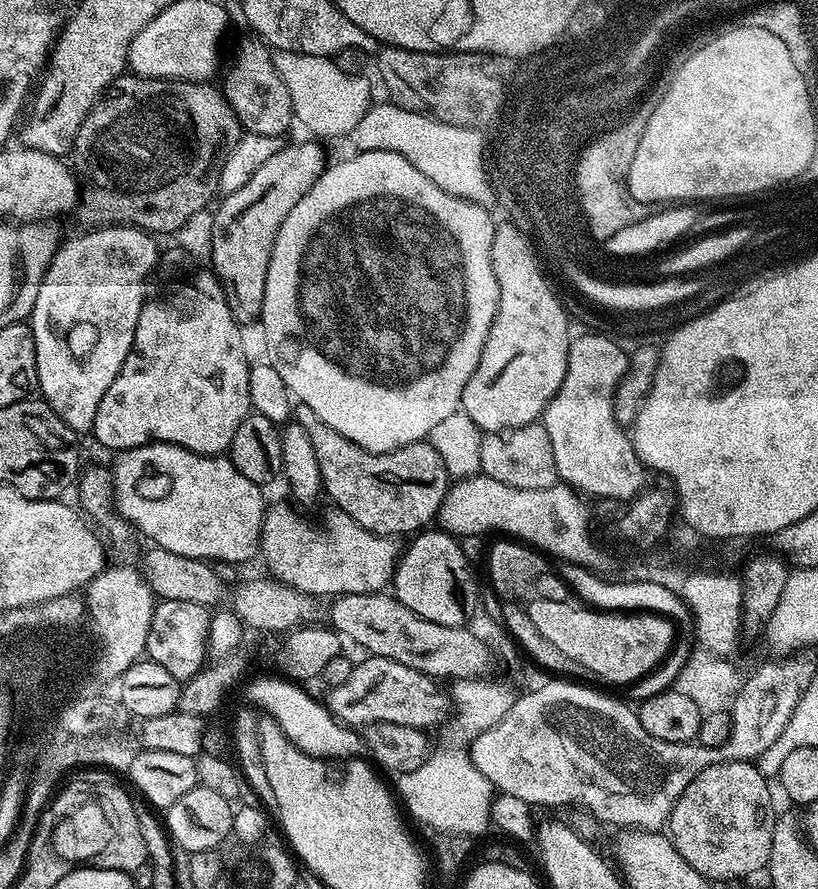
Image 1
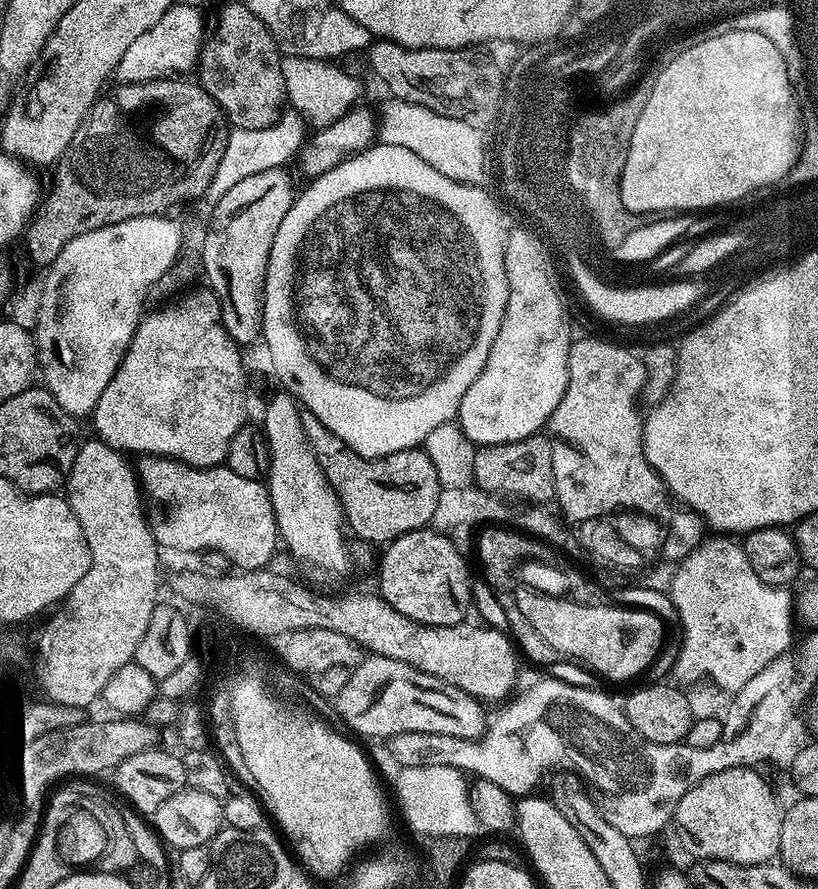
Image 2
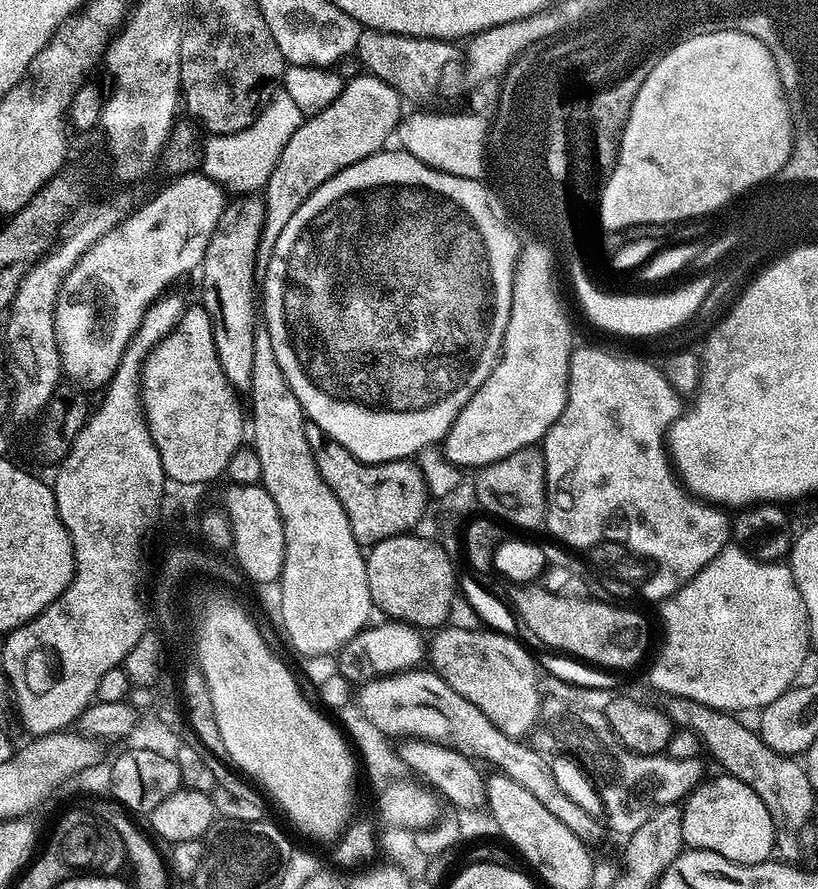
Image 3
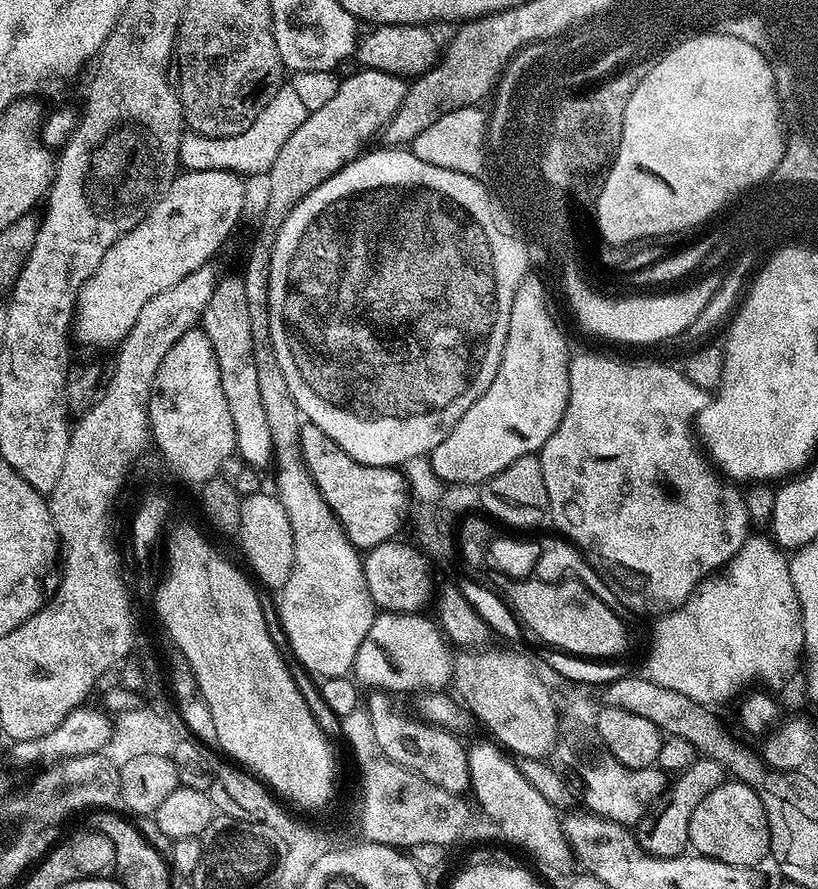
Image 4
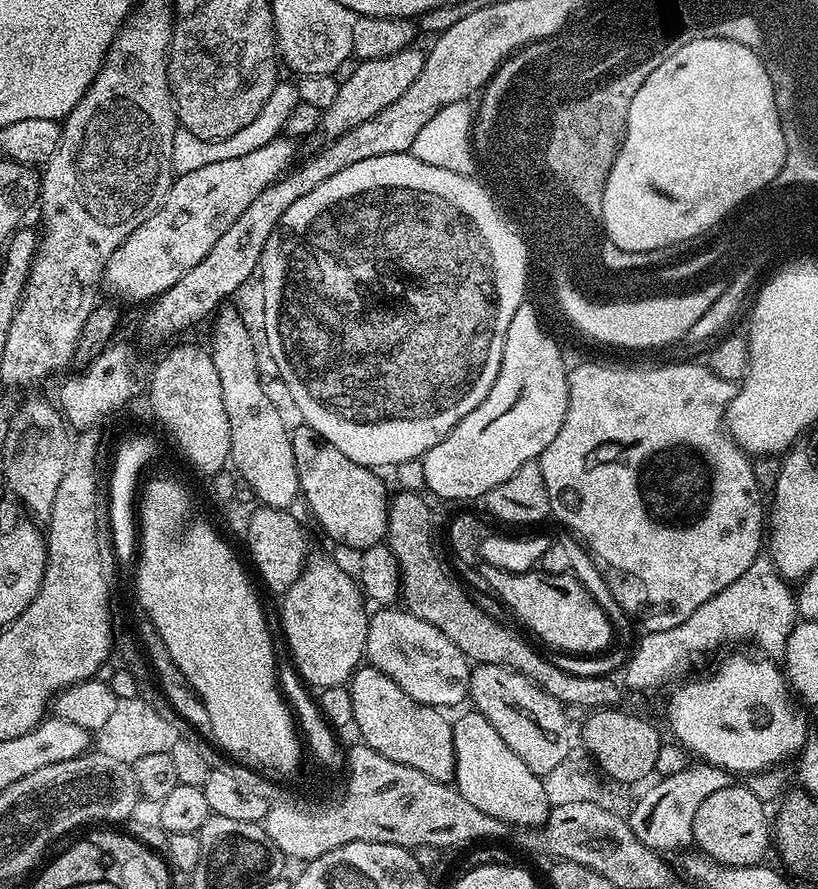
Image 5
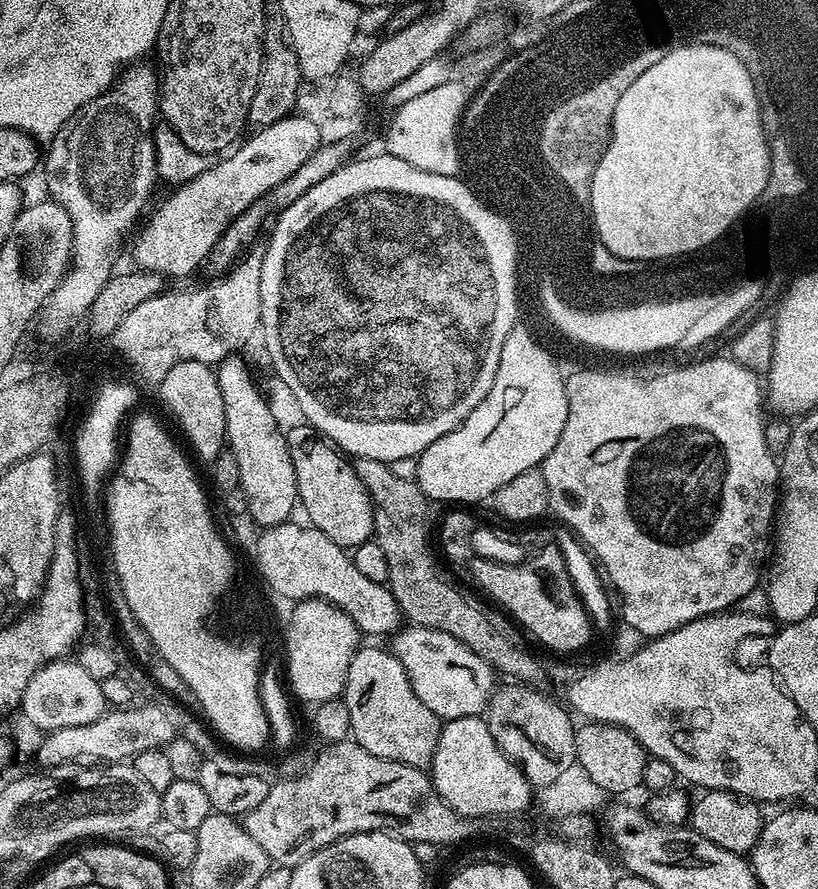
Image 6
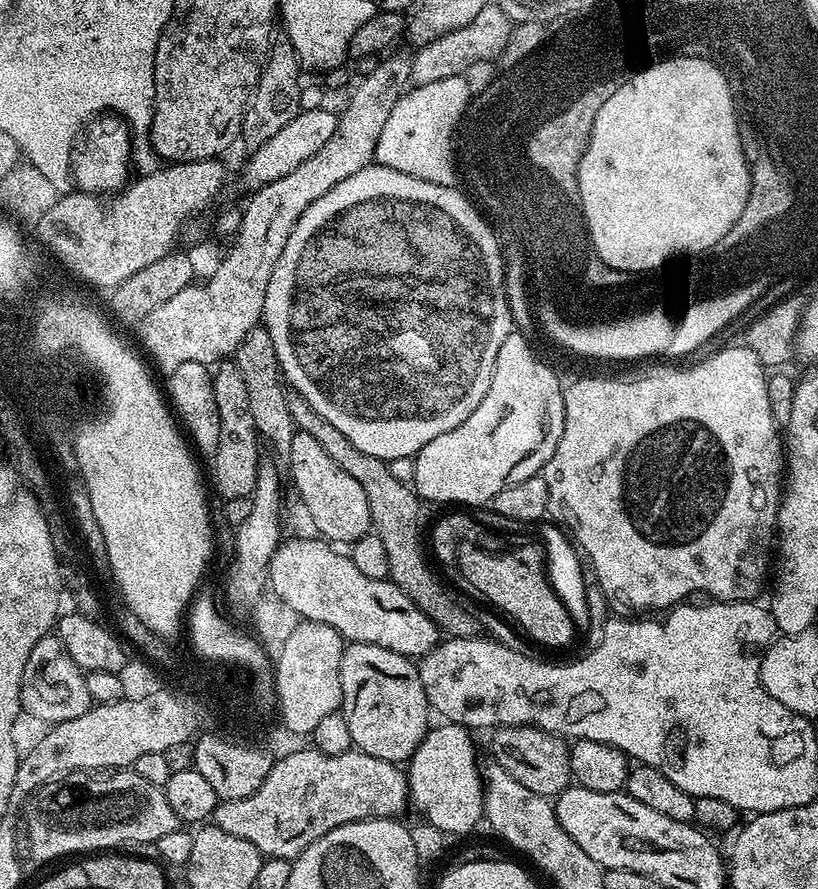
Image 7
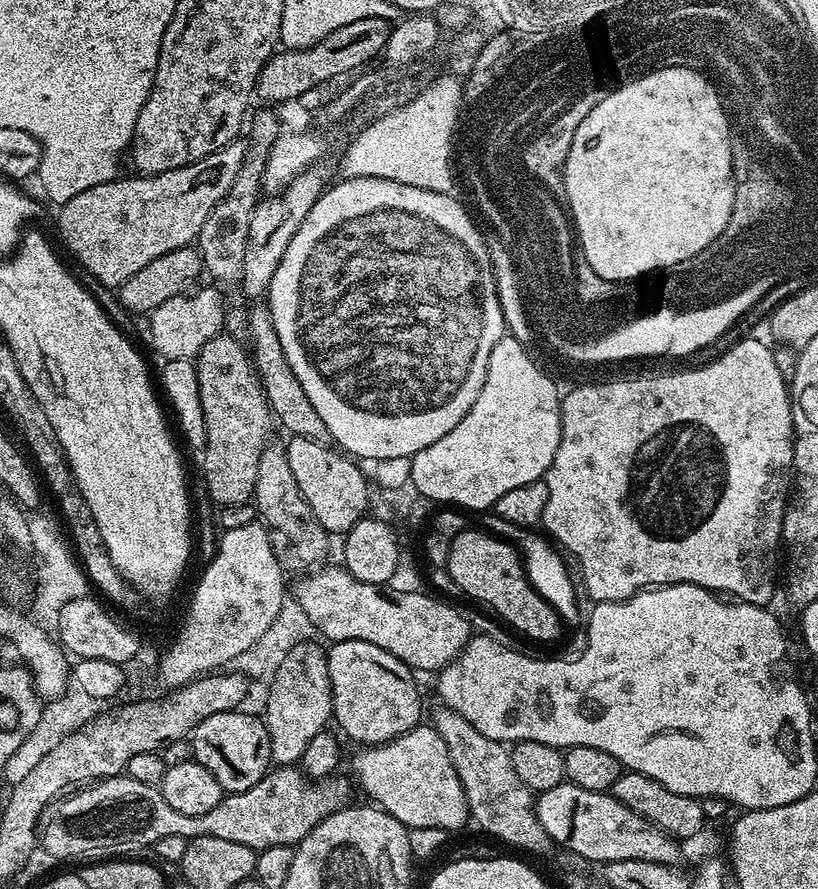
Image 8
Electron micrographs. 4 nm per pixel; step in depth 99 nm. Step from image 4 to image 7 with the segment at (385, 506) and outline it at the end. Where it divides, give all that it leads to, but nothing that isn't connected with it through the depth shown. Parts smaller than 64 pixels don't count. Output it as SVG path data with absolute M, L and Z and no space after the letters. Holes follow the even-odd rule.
M299 430L294 432L286 468L313 526L325 541L336 546L351 546L358 538L369 535L372 511L370 502L366 502L366 490L362 490L358 478L350 478L350 474L346 474L346 470L342 470L342 466L338 466L338 462L310 438L310 434Z

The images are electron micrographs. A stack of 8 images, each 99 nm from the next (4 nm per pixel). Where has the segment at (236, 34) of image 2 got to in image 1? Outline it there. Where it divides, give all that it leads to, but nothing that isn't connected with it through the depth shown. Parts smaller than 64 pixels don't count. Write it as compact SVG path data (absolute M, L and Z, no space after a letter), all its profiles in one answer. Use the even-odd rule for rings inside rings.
M248 34L245 40L236 44L236 61L233 62L232 68L224 72L222 91L245 133L253 132L259 136L280 138L283 137L283 132L294 124L294 117L290 90L286 90L286 82L282 82L272 58L269 45L255 35Z

